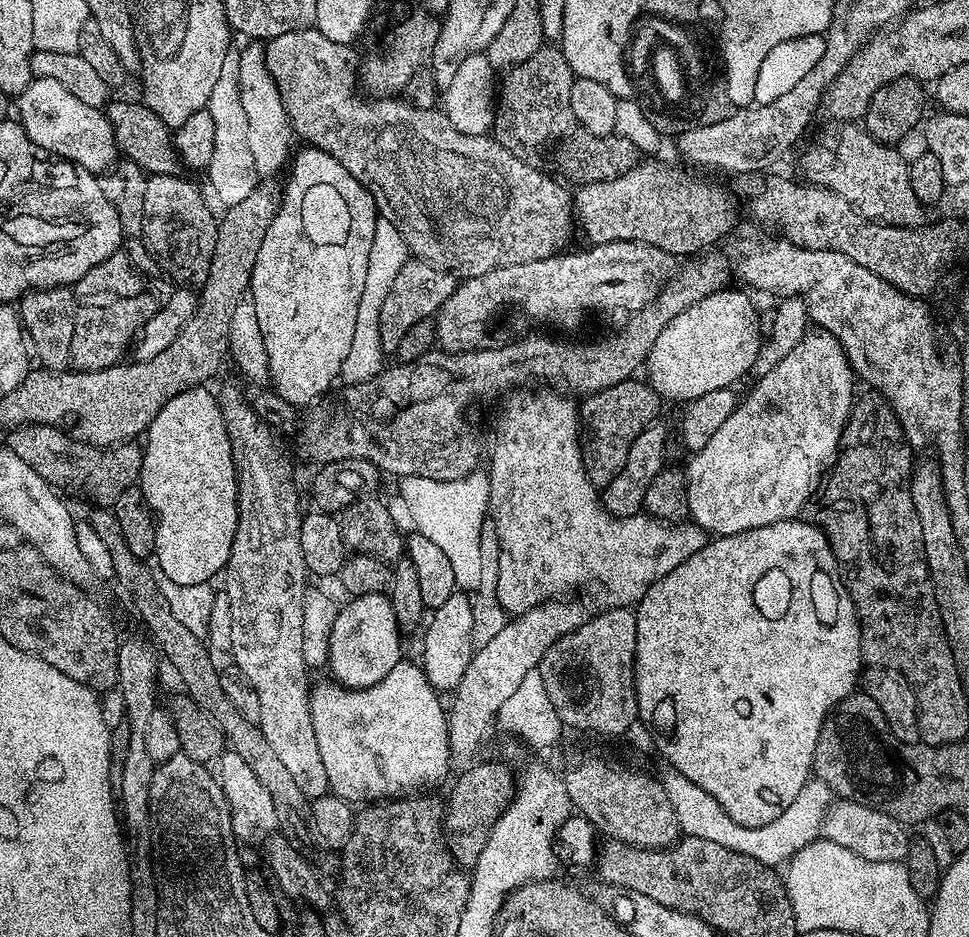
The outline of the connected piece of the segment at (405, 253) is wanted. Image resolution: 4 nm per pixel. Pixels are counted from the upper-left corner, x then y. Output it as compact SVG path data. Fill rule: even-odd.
M383 218L377 219L372 226L372 241L369 244L370 262L366 265L366 286L362 290L362 302L358 302L358 323L355 331L359 334L358 344L352 344L346 353L346 362L342 362L339 379L345 385L361 384L372 380L386 368L386 353L382 350L380 341L380 315L382 302L390 294L394 286L394 278L398 278L398 270L410 258L410 253L402 234L394 226L394 222Z

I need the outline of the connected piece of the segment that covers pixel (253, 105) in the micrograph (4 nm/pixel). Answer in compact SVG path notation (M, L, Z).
M250 44L246 50L241 51L239 62L239 90L242 94L242 106L246 112L247 118L247 142L250 145L250 154L254 157L256 173L262 178L272 178L276 172L284 165L287 165L290 156L287 156L294 133L291 124L288 123L288 115L285 114L285 108L282 106L281 94L277 90L276 83L271 75L268 74L268 68L264 62L264 48L258 44Z

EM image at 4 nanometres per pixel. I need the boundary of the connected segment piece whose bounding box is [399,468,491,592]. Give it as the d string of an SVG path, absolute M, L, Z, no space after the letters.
M477 468L461 479L430 479L422 476L403 477L400 494L410 514L415 531L435 542L453 567L457 587L461 591L475 592L484 583L484 552L482 532L487 521L491 500L489 476L485 469Z

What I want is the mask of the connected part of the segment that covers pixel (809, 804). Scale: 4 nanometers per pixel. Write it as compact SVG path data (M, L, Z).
M673 767L667 771L664 777L659 777L658 783L664 787L664 796L676 811L676 820L684 836L706 838L718 846L741 852L769 866L783 865L791 860L795 852L802 850L802 846L810 846L810 842L821 839L824 819L834 800L834 793L827 785L809 778L802 790L798 790L798 798L794 798L794 802L790 802L790 806L786 806L786 810L782 810L774 819L767 820L765 824L737 823L710 793L702 790L702 786L695 784L689 776L683 776Z

